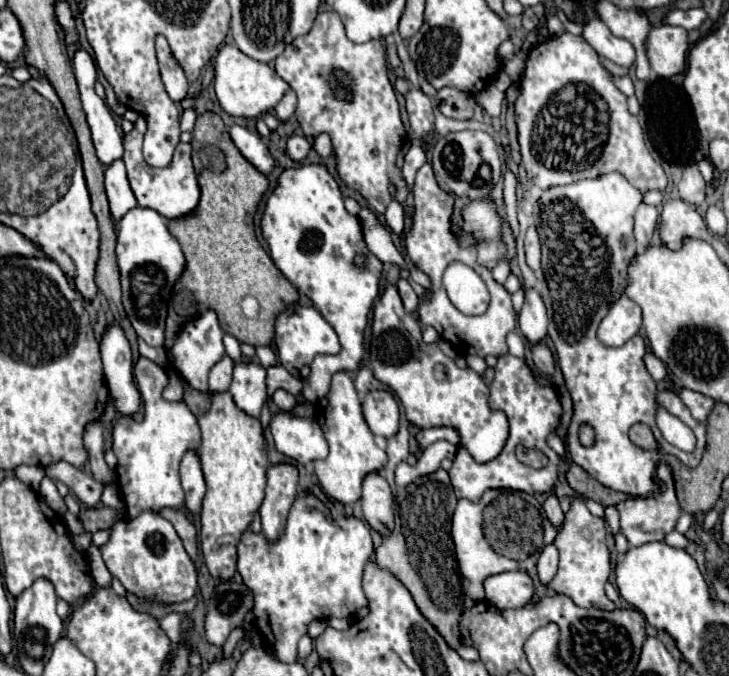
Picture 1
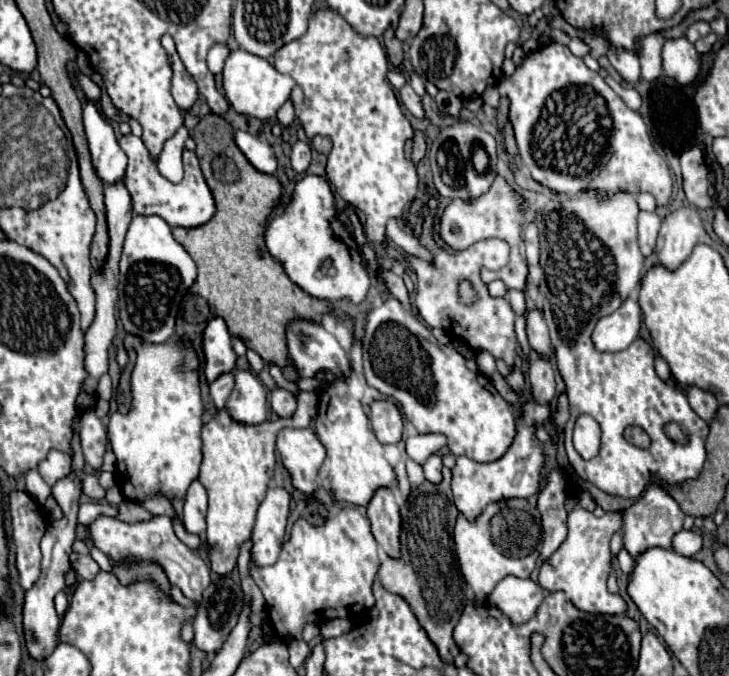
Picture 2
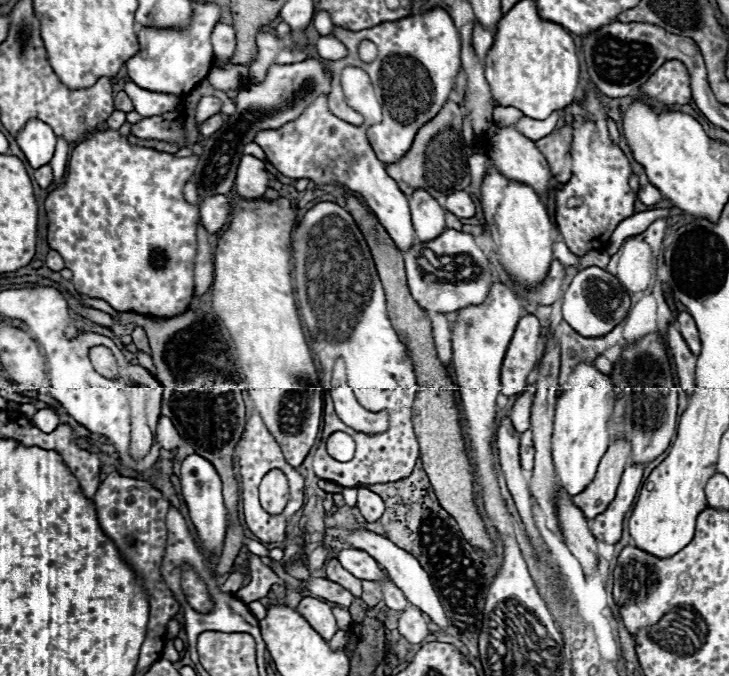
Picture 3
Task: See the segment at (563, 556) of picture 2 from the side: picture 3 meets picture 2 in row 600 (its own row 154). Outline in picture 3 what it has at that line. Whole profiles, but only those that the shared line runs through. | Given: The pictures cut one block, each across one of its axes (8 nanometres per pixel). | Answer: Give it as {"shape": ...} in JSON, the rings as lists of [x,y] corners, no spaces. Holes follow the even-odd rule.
{"shape":[[[590,88],[586,90],[584,110],[594,114],[596,122],[572,122],[572,178],[566,184],[560,184],[560,188],[552,190],[556,196],[556,224],[564,236],[564,242],[576,256],[588,254],[592,250],[592,240],[612,232],[622,220],[630,218],[634,214],[636,200],[636,194],[628,184],[632,166],[624,152],[610,140],[606,128],[606,112]]]}

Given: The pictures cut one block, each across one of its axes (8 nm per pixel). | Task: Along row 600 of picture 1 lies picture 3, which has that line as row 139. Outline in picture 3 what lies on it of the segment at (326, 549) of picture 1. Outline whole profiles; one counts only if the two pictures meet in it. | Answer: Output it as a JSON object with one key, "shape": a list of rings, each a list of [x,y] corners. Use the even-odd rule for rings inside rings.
{"shape":[[[320,94],[298,120],[286,122],[274,130],[260,130],[256,140],[262,146],[268,162],[288,178],[308,178],[314,184],[342,184],[362,194],[366,206],[376,214],[396,246],[404,252],[414,246],[414,228],[408,198],[398,184],[386,174],[386,164],[380,162],[366,140],[366,132],[360,126],[352,126],[336,118],[328,110],[326,94]]]}

